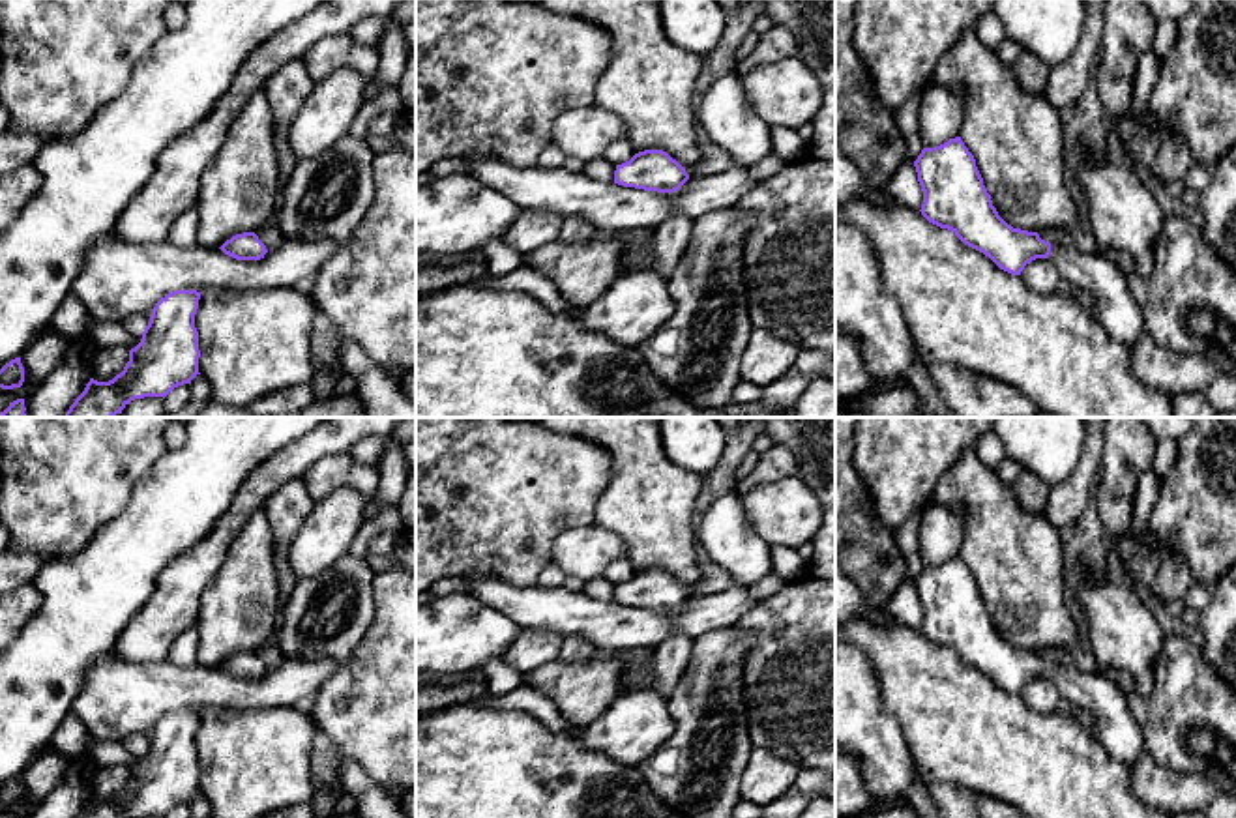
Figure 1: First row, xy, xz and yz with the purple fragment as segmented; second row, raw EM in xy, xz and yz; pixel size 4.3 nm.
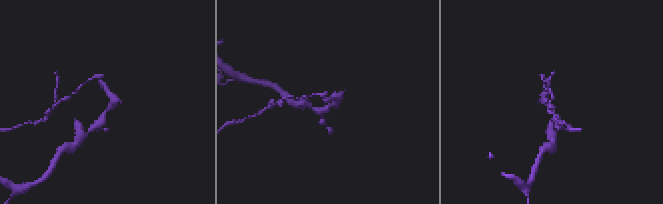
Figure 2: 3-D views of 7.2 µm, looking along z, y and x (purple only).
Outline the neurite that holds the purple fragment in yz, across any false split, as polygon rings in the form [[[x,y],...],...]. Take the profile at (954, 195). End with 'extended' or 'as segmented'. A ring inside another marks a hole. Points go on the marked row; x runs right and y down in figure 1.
[[[961,137],[923,148],[914,167],[923,191],[920,212],[929,223],[951,230],[1011,275],[1021,275],[1036,258],[1051,258],[1064,279],[1092,294],[1097,320],[1112,341],[1133,348],[1146,333],[1127,281],[1112,262],[1067,241],[1049,243],[998,215]]] | extended

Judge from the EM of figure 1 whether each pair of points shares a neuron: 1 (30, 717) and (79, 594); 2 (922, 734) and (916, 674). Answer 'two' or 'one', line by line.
1: one
2: one

